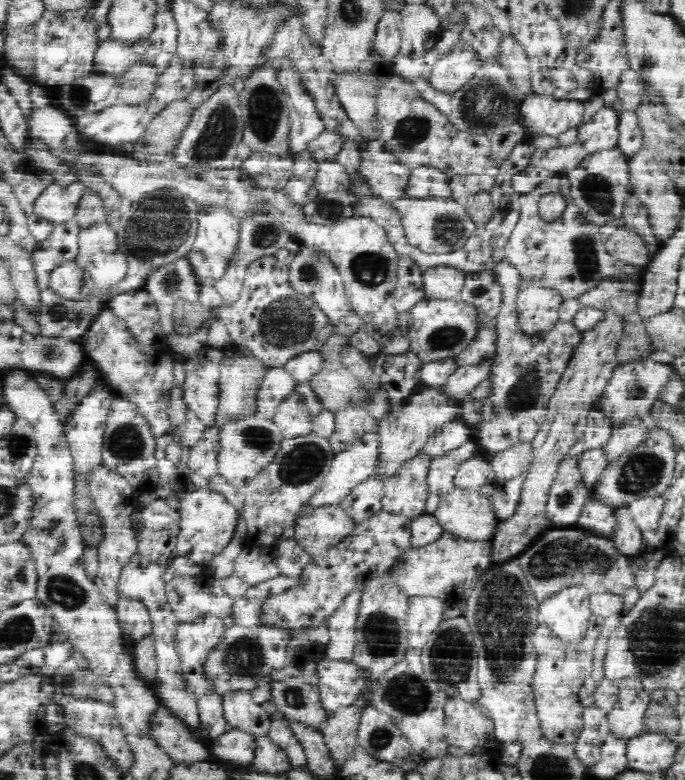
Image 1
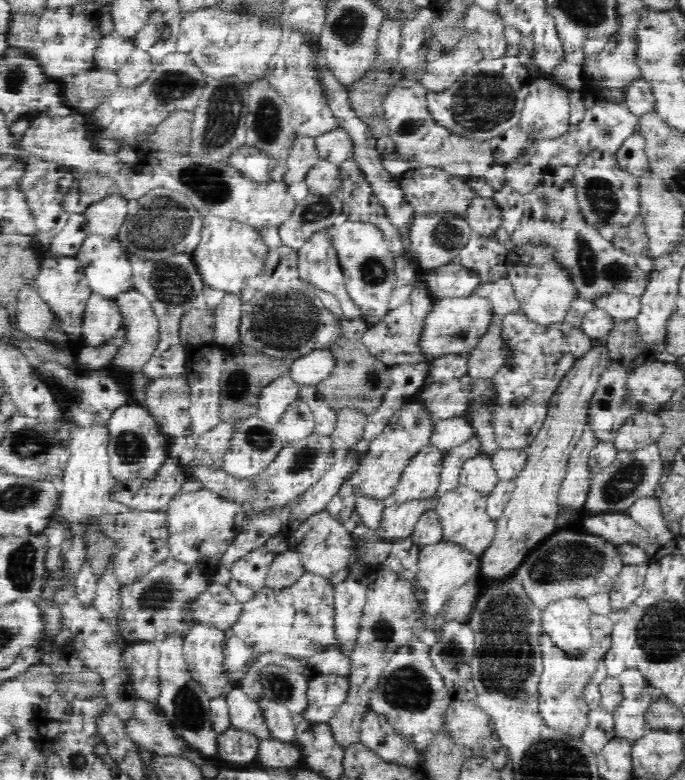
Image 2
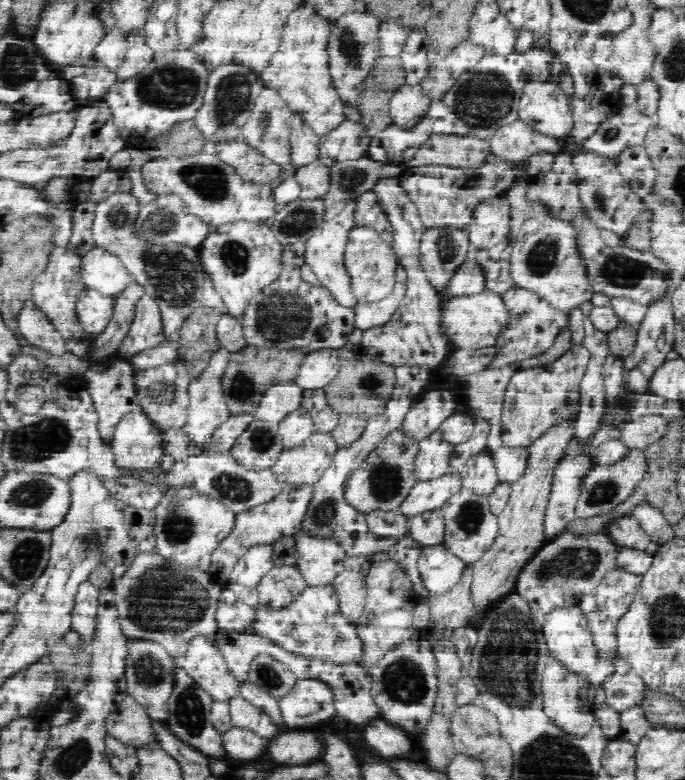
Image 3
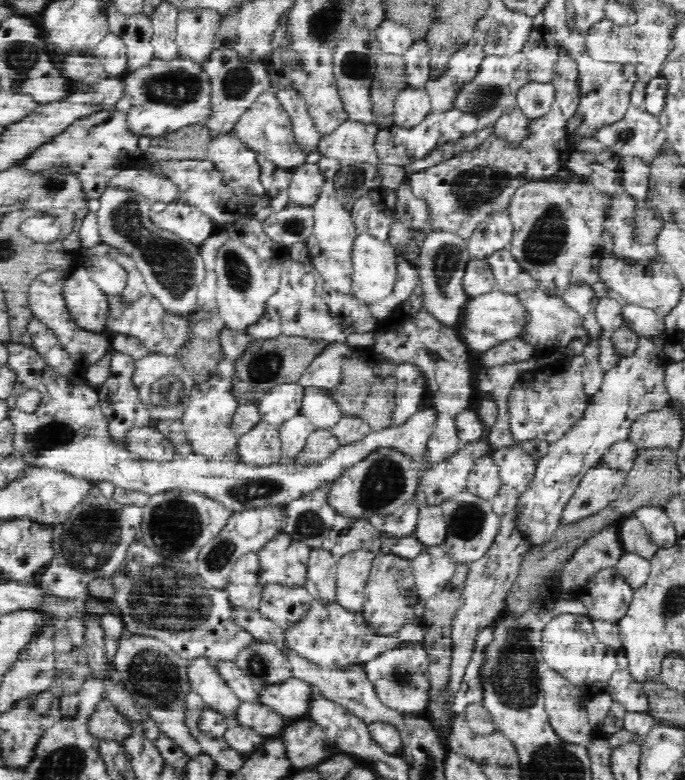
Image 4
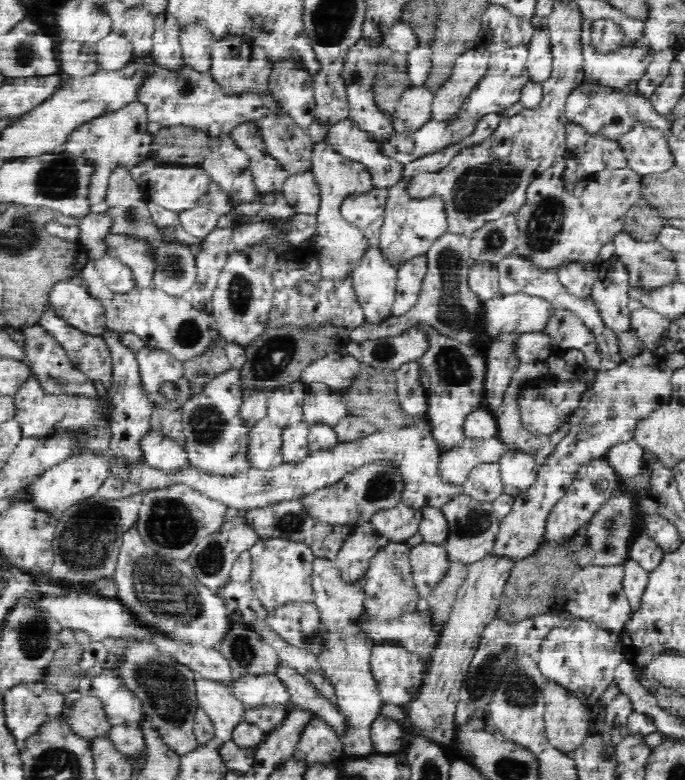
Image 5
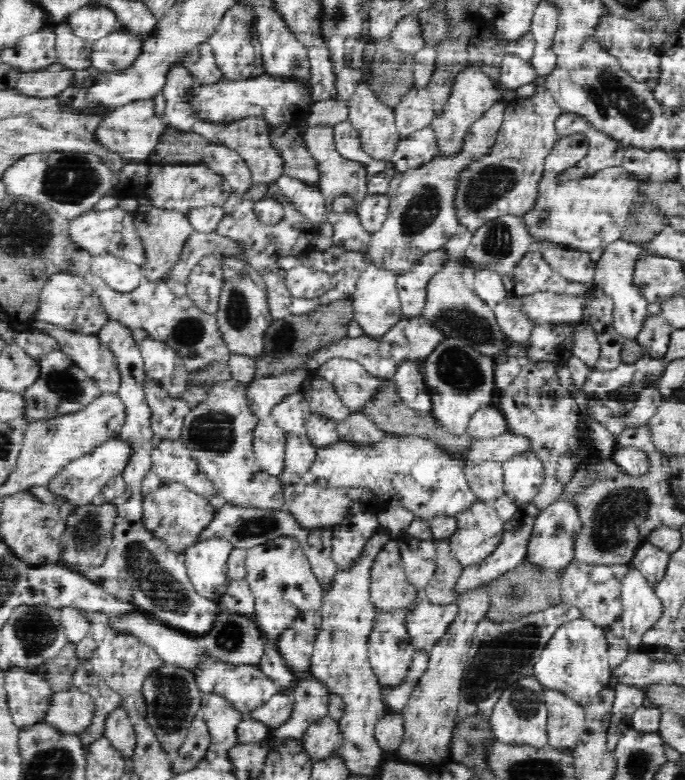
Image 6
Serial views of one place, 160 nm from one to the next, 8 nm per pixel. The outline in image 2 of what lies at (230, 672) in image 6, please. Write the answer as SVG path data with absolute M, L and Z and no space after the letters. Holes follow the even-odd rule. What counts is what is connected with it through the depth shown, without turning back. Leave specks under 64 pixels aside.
M330 673L314 675L308 682L308 710L302 718L315 723L327 723L345 703L349 677Z

